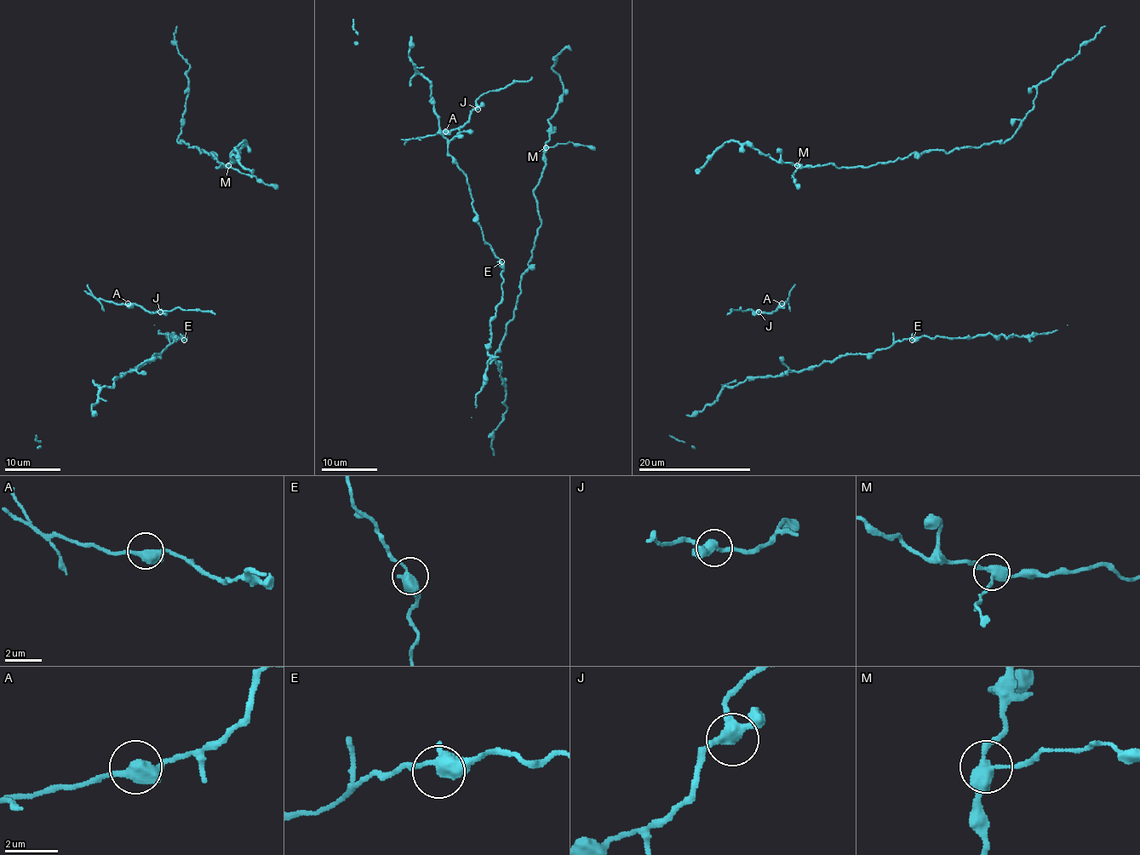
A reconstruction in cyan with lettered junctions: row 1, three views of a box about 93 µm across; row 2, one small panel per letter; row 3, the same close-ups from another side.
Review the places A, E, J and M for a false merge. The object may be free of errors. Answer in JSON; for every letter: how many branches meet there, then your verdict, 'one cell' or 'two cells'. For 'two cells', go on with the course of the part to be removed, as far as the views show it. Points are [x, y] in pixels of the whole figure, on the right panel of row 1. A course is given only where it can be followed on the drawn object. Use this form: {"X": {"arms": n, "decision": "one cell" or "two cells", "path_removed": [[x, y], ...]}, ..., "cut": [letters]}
{"A": {"arms": 3, "decision": "one cell"}, "E": {"arms": 3, "decision": "one cell"}, "J": {"arms": 3, "decision": "one cell"}, "M": {"arms": 3, "decision": "one cell"}, "cut": []}

